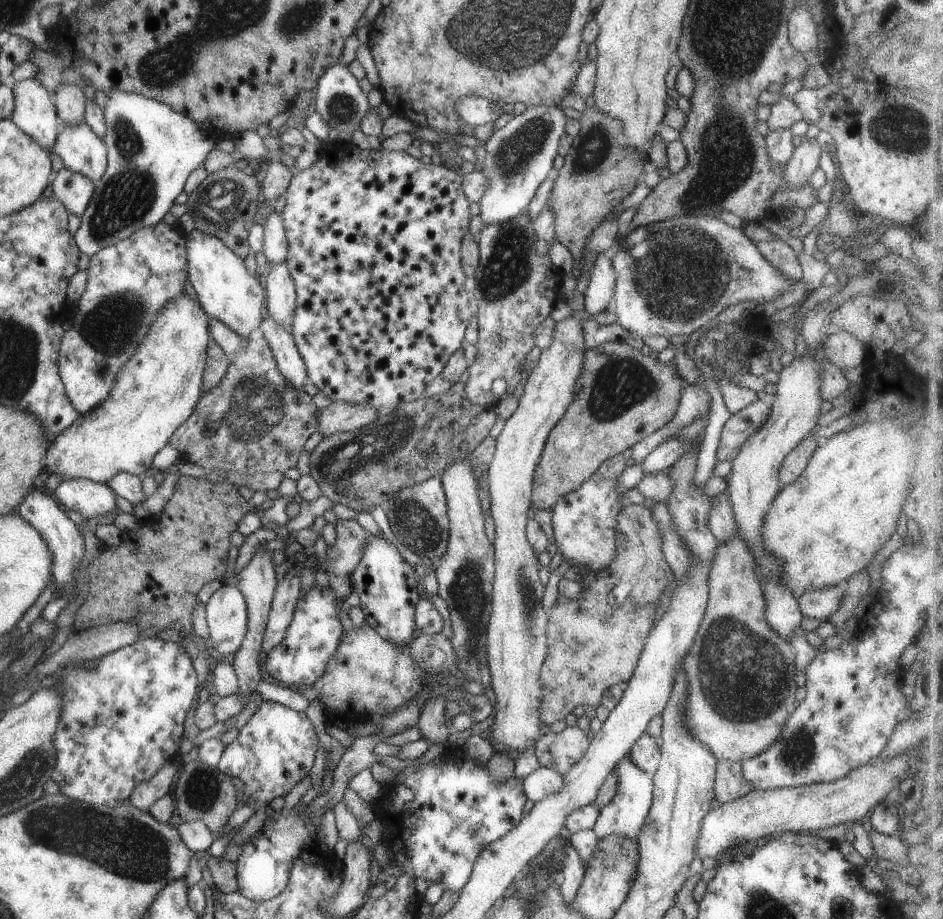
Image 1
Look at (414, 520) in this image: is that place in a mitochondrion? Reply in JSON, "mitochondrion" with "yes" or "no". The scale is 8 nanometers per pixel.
{"mitochondrion":"yes"}

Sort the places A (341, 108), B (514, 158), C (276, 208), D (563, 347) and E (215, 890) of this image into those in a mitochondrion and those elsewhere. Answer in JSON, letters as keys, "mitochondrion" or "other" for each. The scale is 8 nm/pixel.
{"A":"mitochondrion","B":"mitochondrion","C":"other","D":"other","E":"other"}

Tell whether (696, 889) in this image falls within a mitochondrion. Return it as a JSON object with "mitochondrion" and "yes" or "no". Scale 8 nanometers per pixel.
{"mitochondrion":"no"}

